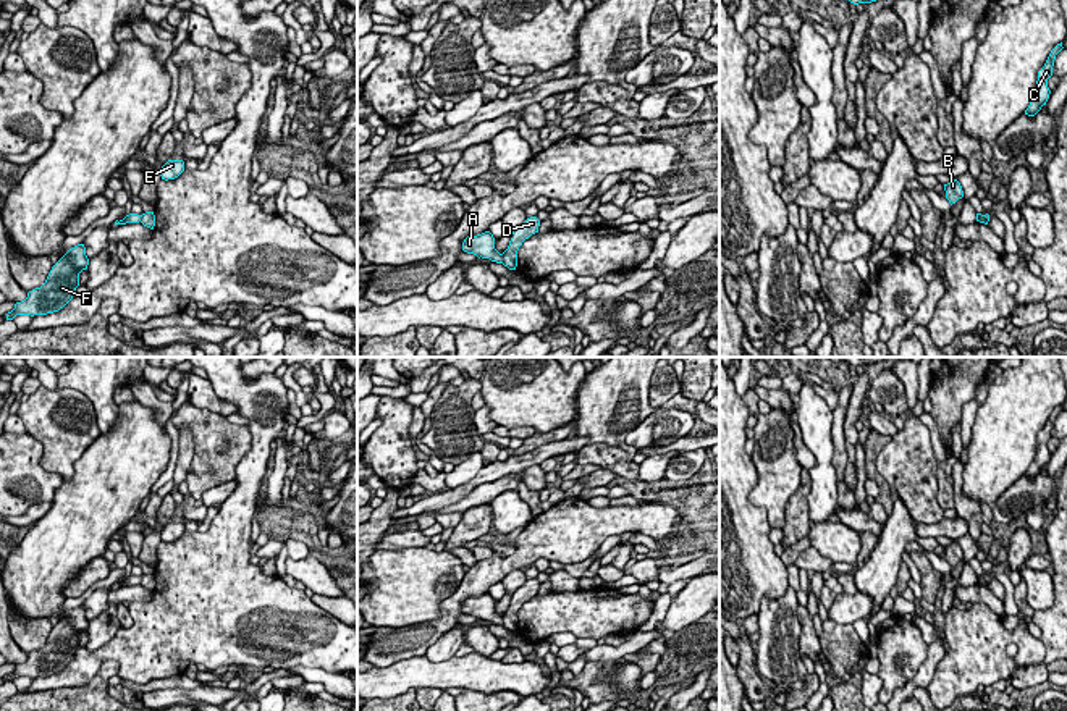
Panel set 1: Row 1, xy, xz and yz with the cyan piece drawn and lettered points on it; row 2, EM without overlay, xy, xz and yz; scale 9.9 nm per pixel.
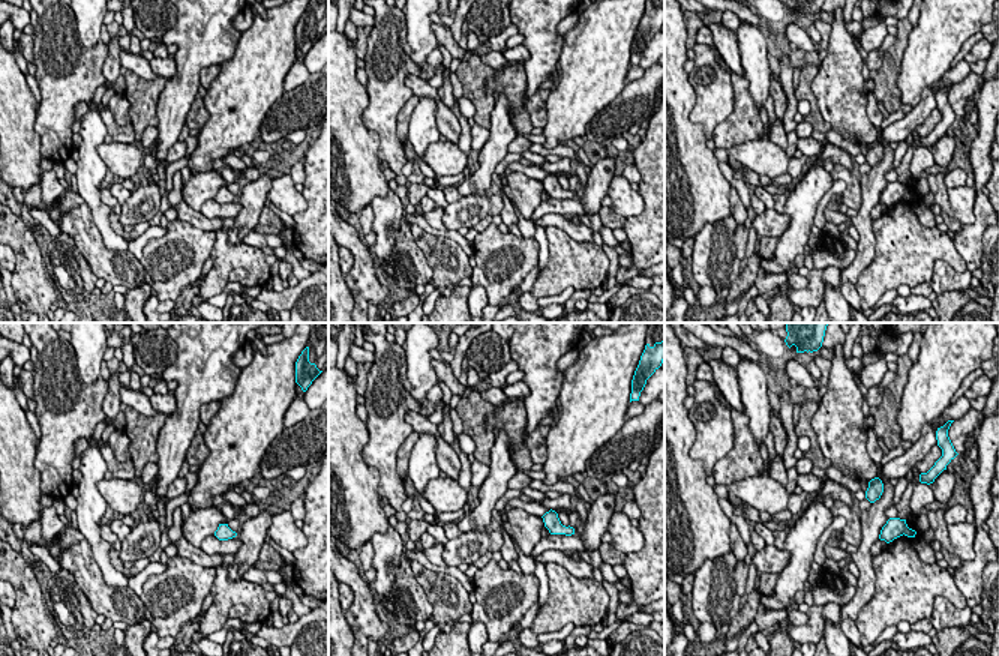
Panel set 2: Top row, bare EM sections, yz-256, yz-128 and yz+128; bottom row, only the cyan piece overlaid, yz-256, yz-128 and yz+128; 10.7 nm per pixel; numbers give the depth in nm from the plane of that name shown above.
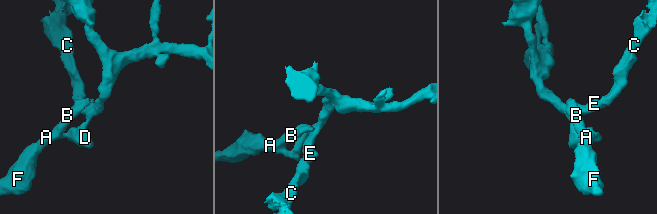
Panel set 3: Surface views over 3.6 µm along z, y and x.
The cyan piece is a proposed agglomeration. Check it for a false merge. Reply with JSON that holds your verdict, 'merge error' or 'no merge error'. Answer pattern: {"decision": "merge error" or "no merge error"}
{"decision": "merge error"}

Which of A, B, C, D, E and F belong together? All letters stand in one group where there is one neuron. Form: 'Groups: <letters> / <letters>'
Groups: A B F / C D E

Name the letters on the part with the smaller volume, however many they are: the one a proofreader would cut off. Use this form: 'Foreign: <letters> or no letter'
Foreign: A, B, F

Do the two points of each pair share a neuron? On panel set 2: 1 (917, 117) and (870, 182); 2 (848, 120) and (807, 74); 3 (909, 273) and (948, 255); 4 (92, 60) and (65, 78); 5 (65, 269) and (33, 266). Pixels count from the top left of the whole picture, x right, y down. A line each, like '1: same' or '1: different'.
1: different
2: different
3: same
4: same
5: different

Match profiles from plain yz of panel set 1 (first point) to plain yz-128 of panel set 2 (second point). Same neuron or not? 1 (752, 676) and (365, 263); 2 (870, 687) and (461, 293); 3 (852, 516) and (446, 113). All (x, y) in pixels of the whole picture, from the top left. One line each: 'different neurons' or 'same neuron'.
1: same neuron
2: different neurons
3: same neuron

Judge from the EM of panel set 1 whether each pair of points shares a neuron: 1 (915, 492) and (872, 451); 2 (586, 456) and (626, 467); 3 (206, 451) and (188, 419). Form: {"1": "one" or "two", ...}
{"1": "two", "2": "one", "3": "one"}

